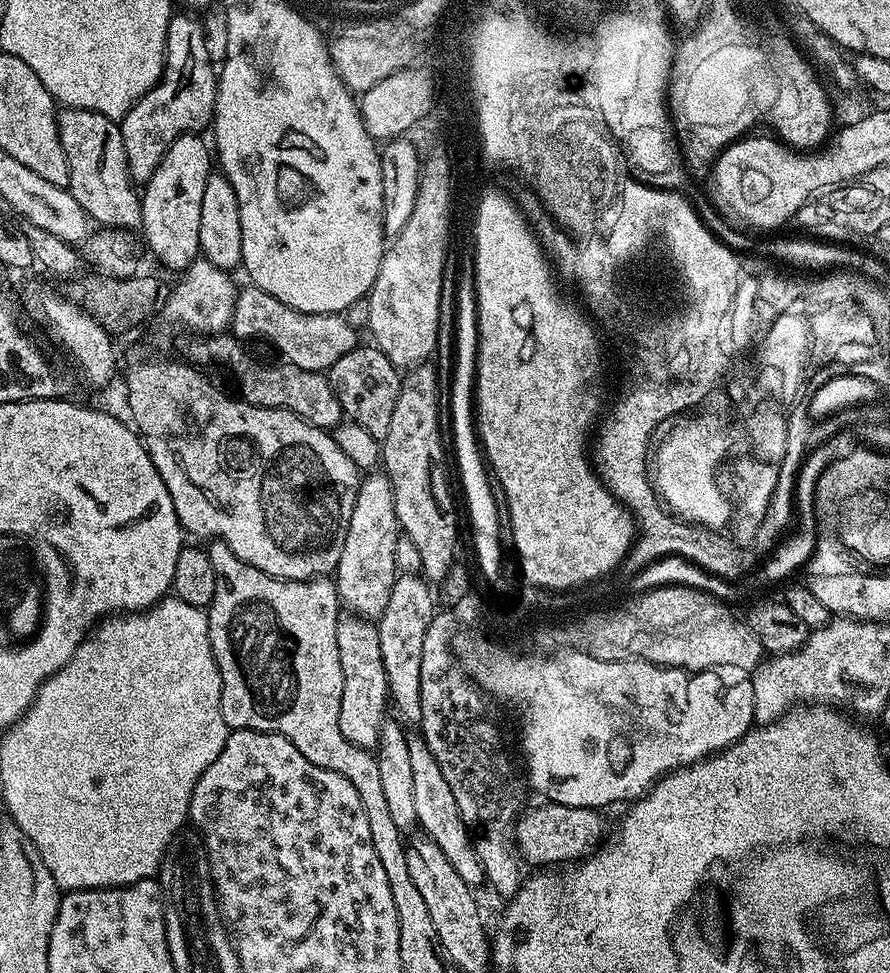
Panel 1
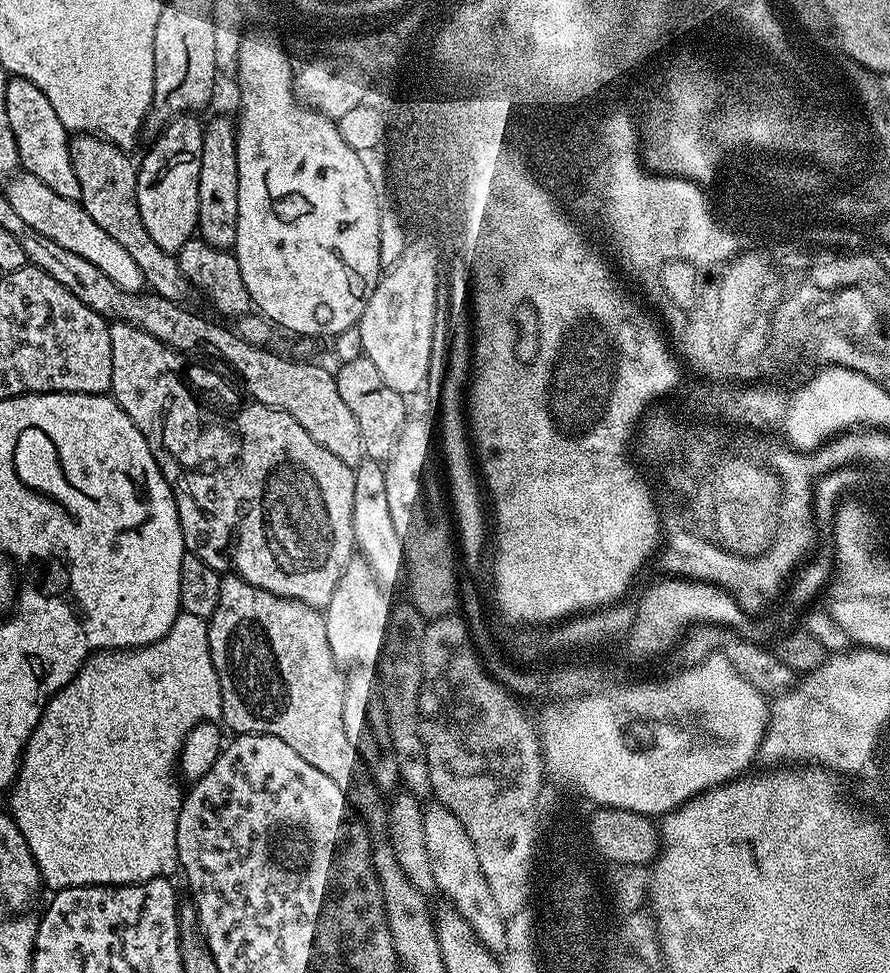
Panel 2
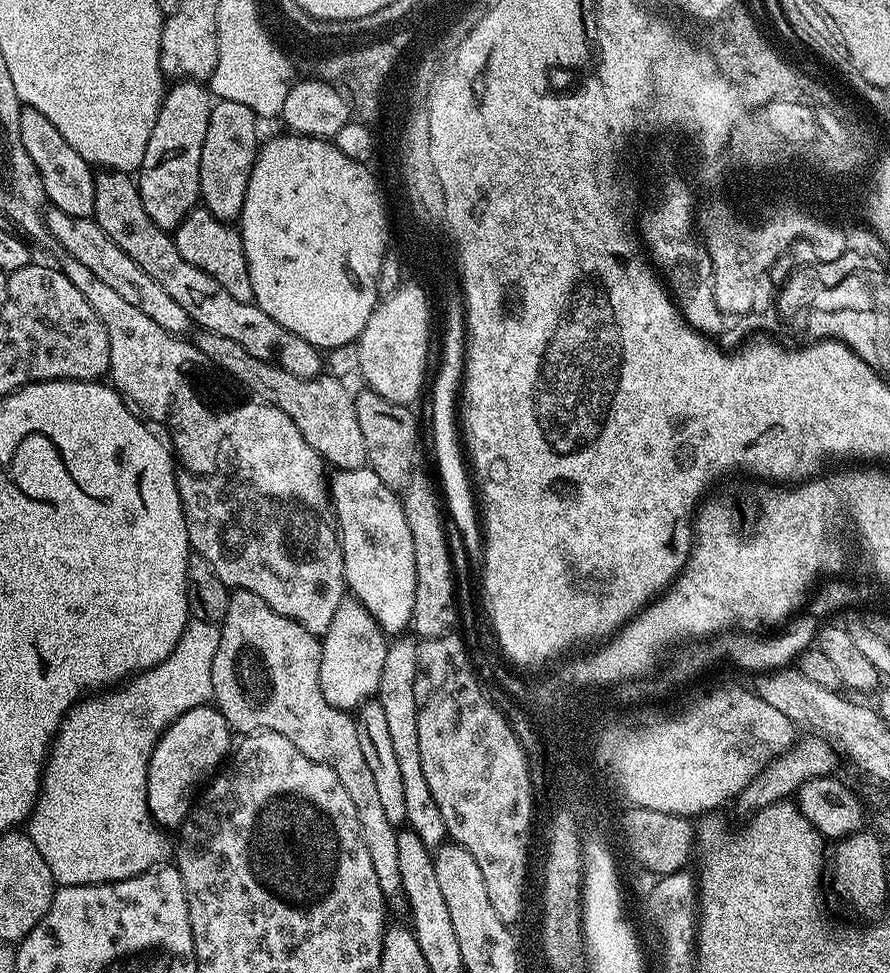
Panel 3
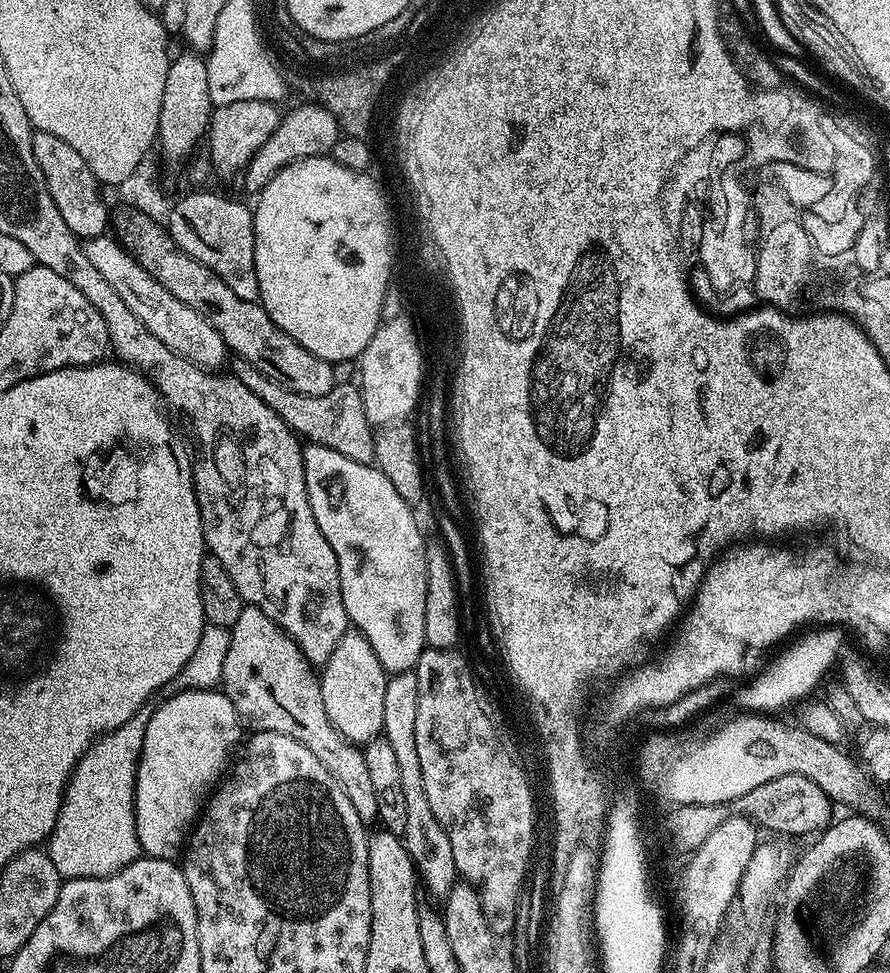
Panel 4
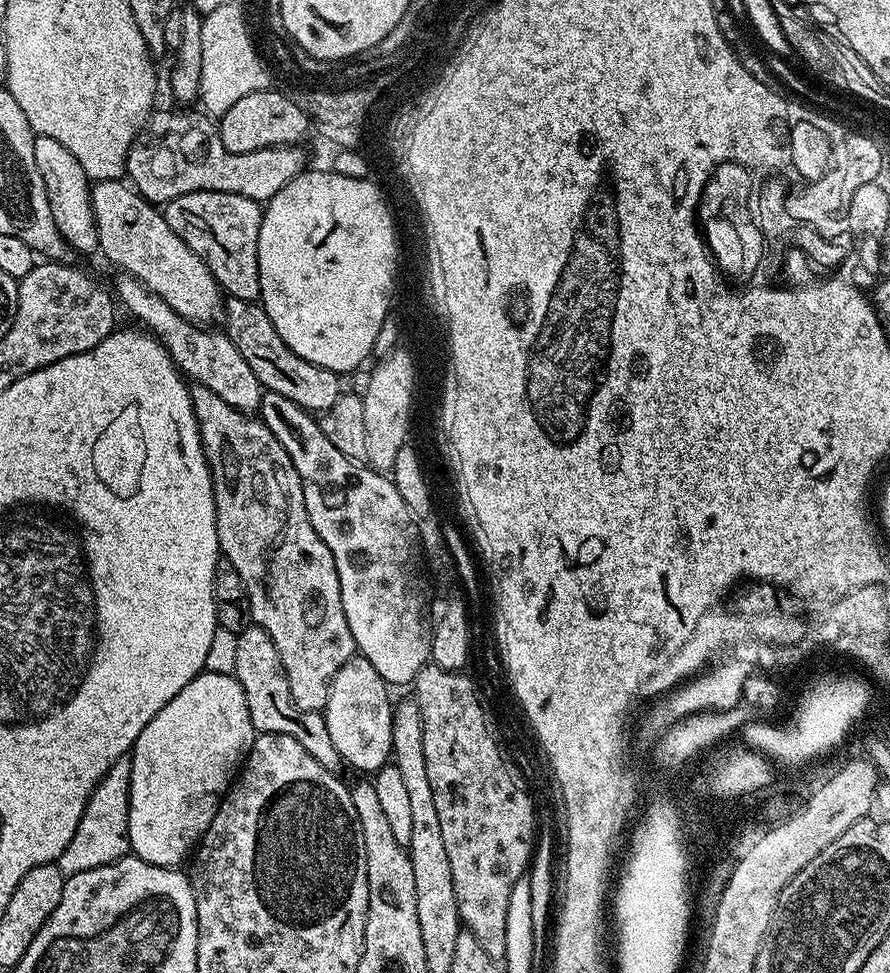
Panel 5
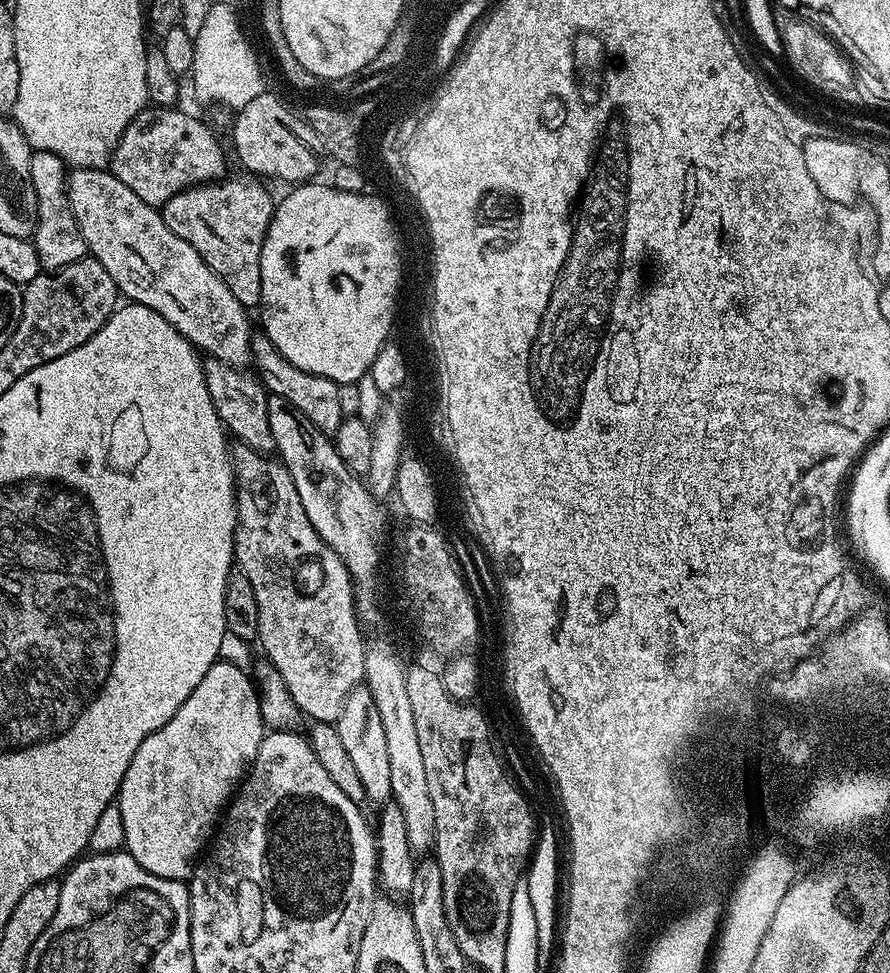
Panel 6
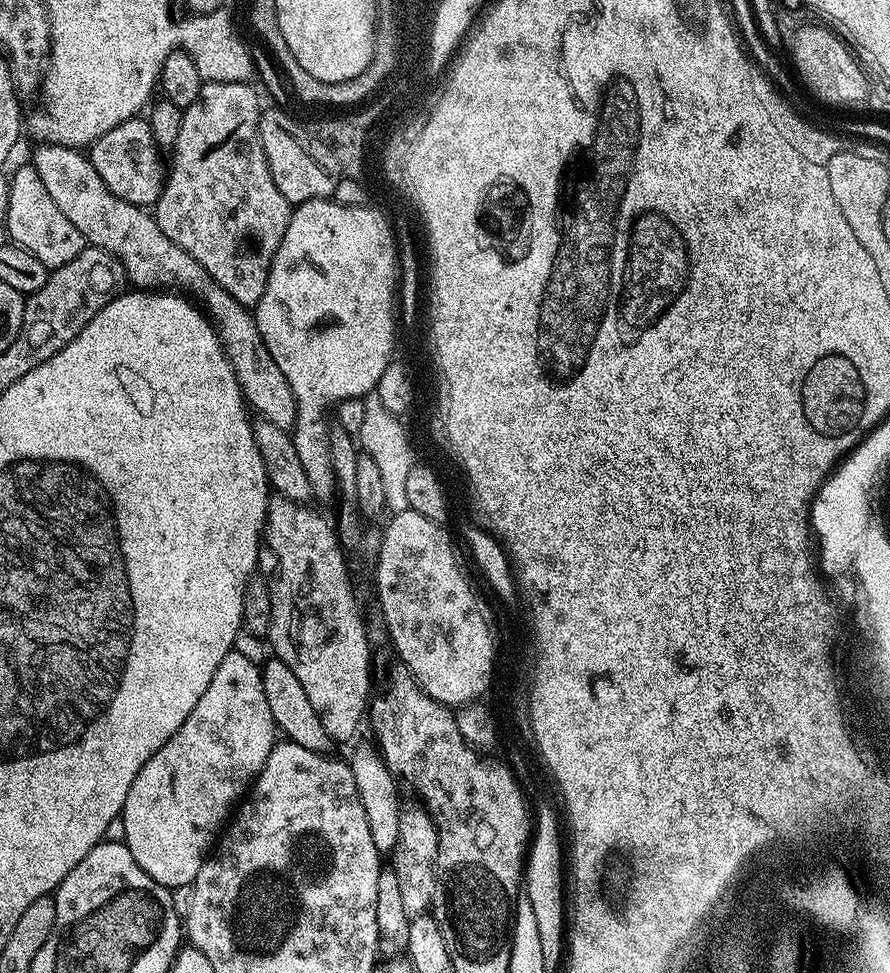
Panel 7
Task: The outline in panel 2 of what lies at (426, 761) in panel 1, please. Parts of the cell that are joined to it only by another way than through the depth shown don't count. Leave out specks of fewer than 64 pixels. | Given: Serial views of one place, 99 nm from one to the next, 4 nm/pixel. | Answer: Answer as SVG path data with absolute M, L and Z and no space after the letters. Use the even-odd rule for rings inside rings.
M439 802L429 803L424 809L426 822L426 850L430 854L430 870L434 870L434 882L451 907L457 908L470 922L472 933L492 952L503 953L507 946L505 917L501 916L494 894L482 874L482 865L478 863L478 854L474 851L474 842L466 834L466 826L458 822L456 815L446 805Z

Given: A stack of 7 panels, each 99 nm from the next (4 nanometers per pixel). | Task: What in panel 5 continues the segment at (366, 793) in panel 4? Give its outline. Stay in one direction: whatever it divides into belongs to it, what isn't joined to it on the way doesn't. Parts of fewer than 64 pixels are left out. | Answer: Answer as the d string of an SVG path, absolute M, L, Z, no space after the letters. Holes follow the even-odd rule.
M249 626L236 637L238 642L238 662L234 673L237 682L246 694L246 706L250 706L250 722L254 722L257 733L273 732L286 734L294 738L306 749L306 754L314 758L327 772L339 773L342 761L338 750L334 750L334 742L330 742L330 730L326 730L323 715L318 712L298 710L294 698L290 694L288 676L280 661L274 642L270 642L270 634L266 630Z

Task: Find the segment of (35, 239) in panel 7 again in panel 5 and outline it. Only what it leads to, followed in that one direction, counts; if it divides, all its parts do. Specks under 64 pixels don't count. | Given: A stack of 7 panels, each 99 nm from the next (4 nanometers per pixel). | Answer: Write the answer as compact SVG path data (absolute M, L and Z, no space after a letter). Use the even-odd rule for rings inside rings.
M36 136L34 166L38 166L38 174L42 174L46 198L50 198L50 214L54 214L54 226L58 226L58 234L62 234L73 253L95 253L100 243L92 209L92 184L86 170L82 170L82 165L78 163L78 158L74 158L74 154L70 154L70 150L62 146L62 142L54 142L54 138Z

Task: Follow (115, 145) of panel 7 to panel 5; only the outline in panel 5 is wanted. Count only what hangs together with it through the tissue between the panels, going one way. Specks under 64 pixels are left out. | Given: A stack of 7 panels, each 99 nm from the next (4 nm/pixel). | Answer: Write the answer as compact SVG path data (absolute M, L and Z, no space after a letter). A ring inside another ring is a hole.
M200 110L180 111L184 112L153 111L148 117L144 131L136 136L135 142L128 151L127 179L131 187L135 188L150 204L163 206L182 194L195 192L242 194L242 198L267 202L270 198L274 198L274 194L278 194L278 190L282 190L282 186L286 186L286 182L298 178L298 174L302 174L309 167L308 156L303 152L300 144L280 144L276 148L250 150L246 154L228 152L226 146L222 146L217 121L211 115Z

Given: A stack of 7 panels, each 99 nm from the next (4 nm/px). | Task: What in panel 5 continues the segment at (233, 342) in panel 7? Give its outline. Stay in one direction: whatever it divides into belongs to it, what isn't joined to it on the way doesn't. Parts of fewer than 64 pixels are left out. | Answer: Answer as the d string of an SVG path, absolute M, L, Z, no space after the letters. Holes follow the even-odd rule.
M123 179L114 180L97 180L92 184L92 209L94 210L94 222L98 230L98 242L100 243L99 251L104 252L104 256L113 264L114 267L120 268L121 273L133 276L138 282L145 284L152 295L162 298L162 302L166 302L166 306L170 306L170 310L174 310L178 314L182 314L182 318L186 318L191 324L197 326L215 325L215 320L219 321L224 315L225 297L222 295L220 283L210 274L210 270L206 266L206 262L202 262L202 258L198 258L198 254L194 254L194 250L190 250L190 246L186 246L186 242L182 242L182 238L178 238L178 234L174 234L174 230L170 230L170 226L166 222L163 211L157 205L148 203L135 188L129 186Z

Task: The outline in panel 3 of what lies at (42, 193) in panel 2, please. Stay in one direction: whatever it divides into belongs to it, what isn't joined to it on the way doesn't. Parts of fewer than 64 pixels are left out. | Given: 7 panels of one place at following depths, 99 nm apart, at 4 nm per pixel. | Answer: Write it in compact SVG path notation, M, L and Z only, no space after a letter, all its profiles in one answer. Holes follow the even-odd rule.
M49 207L46 212L46 223L49 237L53 241L56 239L65 248L63 251L67 255L82 262L82 266L86 266L90 274L106 282L106 286L113 288L117 294L122 294L122 298L126 298L130 306L138 306L142 314L154 318L154 322L158 322L162 330L184 334L184 331L190 328L186 310L182 310L182 306L178 306L178 302L174 302L174 298L170 298L170 294L166 294L166 290L162 290L162 286L158 286L158 282L154 282L154 278L150 278L150 274L146 274L146 270L138 266L138 262L134 262L134 258L130 258L130 254L122 251L102 230L102 226L96 224L95 219L74 218L70 214L64 214L62 210Z

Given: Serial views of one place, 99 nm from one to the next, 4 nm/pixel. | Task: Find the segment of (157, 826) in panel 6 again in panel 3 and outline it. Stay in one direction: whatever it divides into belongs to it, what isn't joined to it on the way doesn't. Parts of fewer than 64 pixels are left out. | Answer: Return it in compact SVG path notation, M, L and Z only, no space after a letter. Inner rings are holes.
M215 706L186 710L162 733L150 754L146 778L148 809L161 828L179 829L188 817L206 778L211 777L225 763L233 744L234 733L220 709Z

